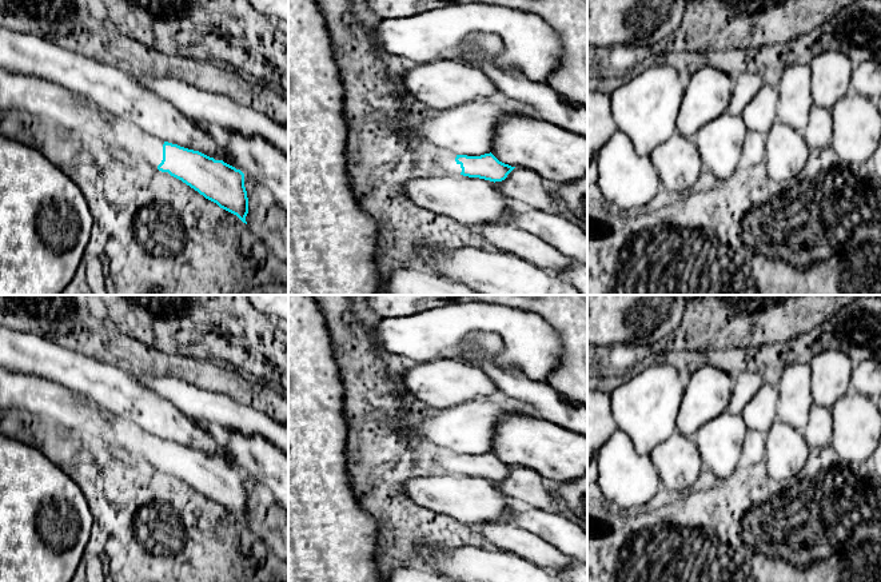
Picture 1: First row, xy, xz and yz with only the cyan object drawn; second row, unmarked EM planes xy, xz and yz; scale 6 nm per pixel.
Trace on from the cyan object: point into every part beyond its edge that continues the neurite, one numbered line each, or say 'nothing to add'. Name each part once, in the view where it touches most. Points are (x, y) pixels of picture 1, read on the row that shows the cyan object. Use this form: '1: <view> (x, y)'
1: xy (39, 96)

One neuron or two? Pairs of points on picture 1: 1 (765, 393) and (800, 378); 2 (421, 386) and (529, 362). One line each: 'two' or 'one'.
1: two
2: two

